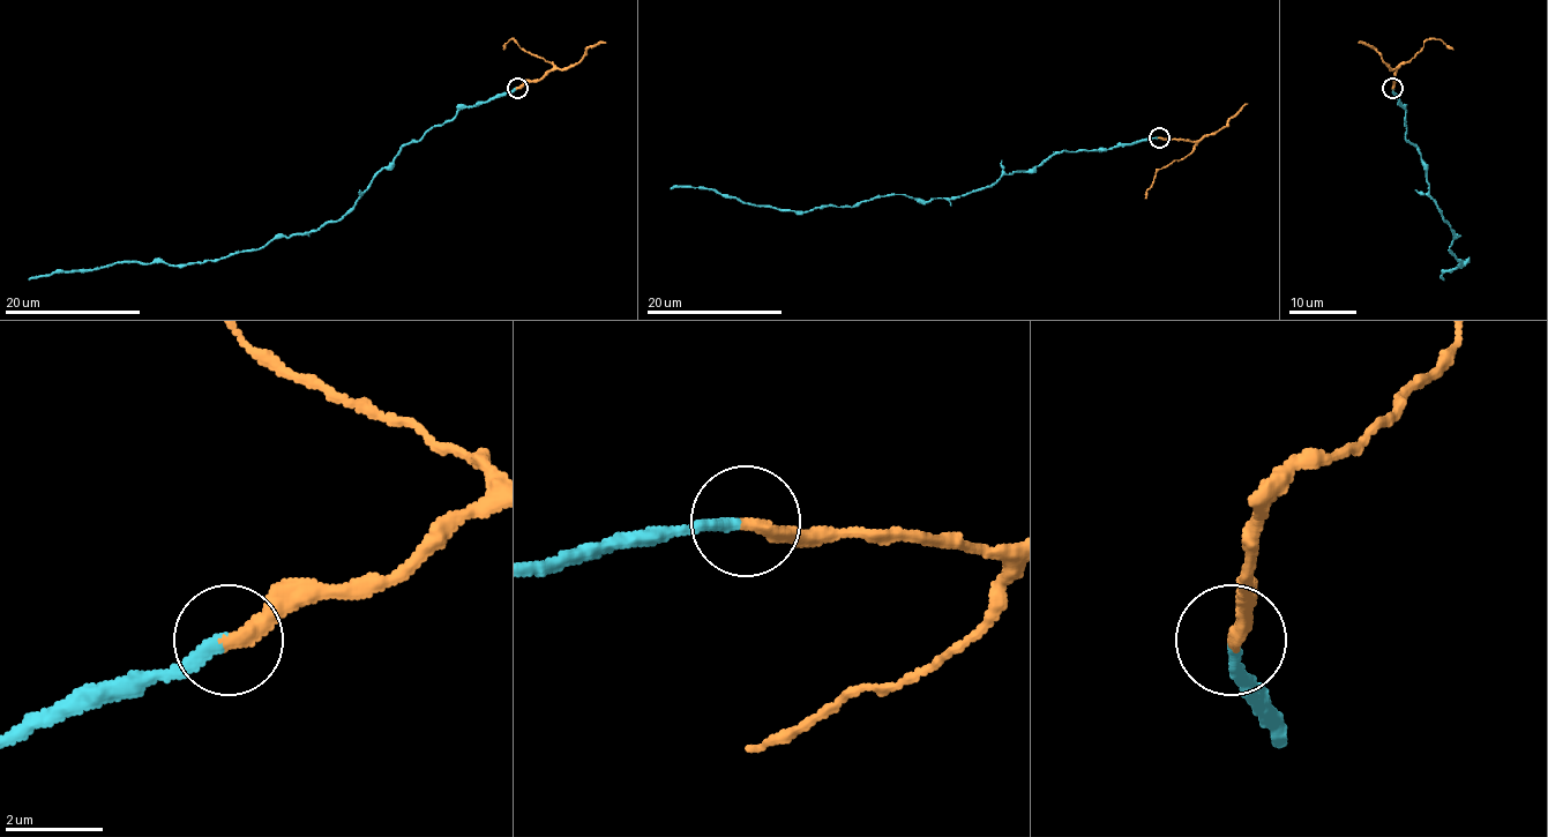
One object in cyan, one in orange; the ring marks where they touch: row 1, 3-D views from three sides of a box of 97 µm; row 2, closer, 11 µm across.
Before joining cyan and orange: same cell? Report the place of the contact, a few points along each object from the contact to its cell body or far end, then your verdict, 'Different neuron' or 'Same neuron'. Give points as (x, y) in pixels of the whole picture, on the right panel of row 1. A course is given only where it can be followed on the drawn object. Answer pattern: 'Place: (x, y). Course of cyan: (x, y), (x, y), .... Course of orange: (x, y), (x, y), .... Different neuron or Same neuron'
Place: (1392, 88). Course of cyan: (1392, 88), (1428, 195), (1457, 237), (1449, 249), (1467, 262), (1443, 279). Course of orange: (1392, 88), (1395, 73), (1428, 39), (1438, 39), (1453, 50). Same neuron

